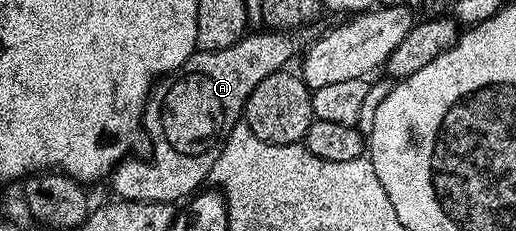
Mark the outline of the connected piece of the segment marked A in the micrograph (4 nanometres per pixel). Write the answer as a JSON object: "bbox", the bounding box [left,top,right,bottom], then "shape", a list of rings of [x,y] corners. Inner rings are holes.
{"bbox":[108,29,298,205],"shape":[[[258,29],[253,33],[247,33],[241,39],[236,41],[236,45],[228,45],[228,49],[220,49],[219,51],[199,51],[195,50],[194,54],[189,55],[180,66],[172,72],[169,77],[162,77],[153,84],[149,99],[146,100],[146,108],[142,110],[142,126],[144,128],[144,135],[150,138],[150,151],[154,156],[145,163],[142,159],[134,159],[135,157],[127,157],[114,168],[112,174],[109,176],[108,184],[115,191],[119,200],[127,199],[128,201],[156,201],[157,203],[169,203],[171,205],[177,204],[177,199],[185,200],[187,197],[193,196],[195,191],[202,185],[200,184],[206,177],[211,174],[214,167],[214,162],[218,160],[220,153],[226,139],[230,136],[230,130],[234,128],[235,124],[240,121],[246,109],[246,102],[252,93],[252,89],[256,89],[256,85],[260,85],[260,81],[264,81],[264,77],[268,77],[272,73],[283,70],[287,66],[286,62],[293,57],[298,51],[298,43],[293,39],[293,34],[287,33],[282,29]]]}

